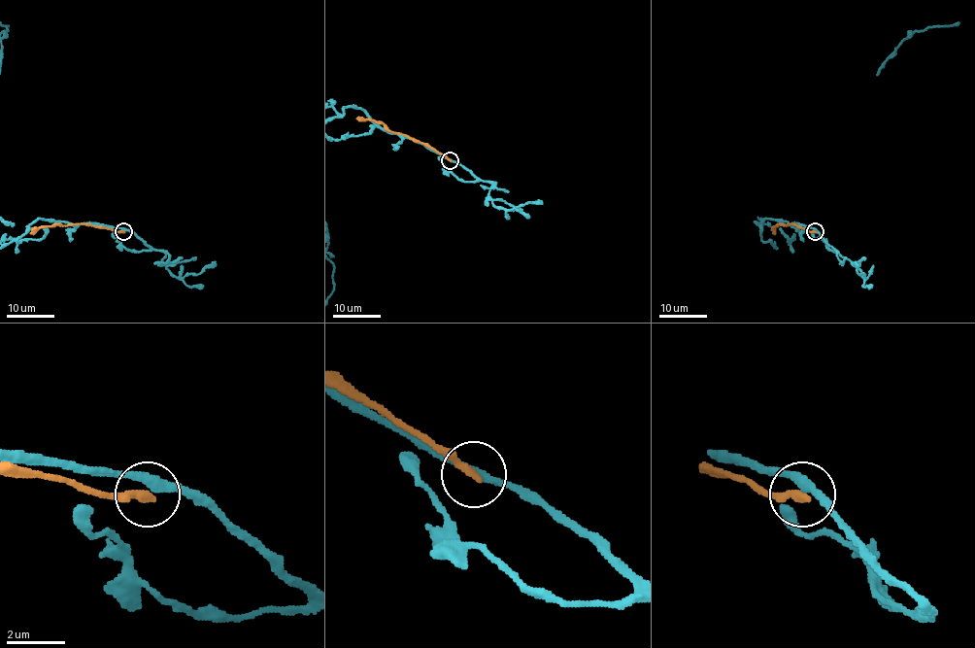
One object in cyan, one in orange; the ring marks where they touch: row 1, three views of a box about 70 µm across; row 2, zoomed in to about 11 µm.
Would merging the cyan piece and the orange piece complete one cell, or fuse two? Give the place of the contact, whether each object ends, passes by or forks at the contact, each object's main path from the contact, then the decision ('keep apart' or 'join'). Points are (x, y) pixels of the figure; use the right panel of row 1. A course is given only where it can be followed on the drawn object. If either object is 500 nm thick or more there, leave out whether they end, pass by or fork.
place (815, 231); cyan passes by; orange ends; course orange (815, 231), (795, 224), (779, 224), (772, 232); keep apart

